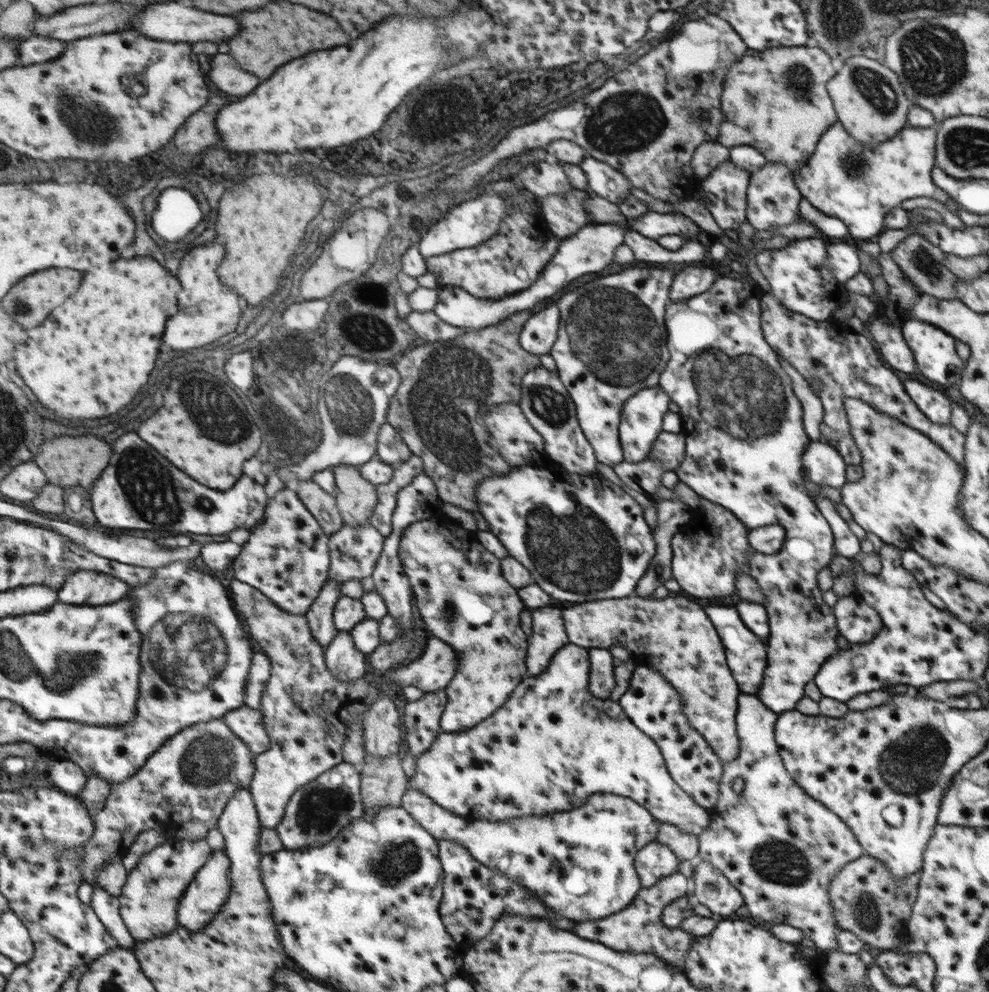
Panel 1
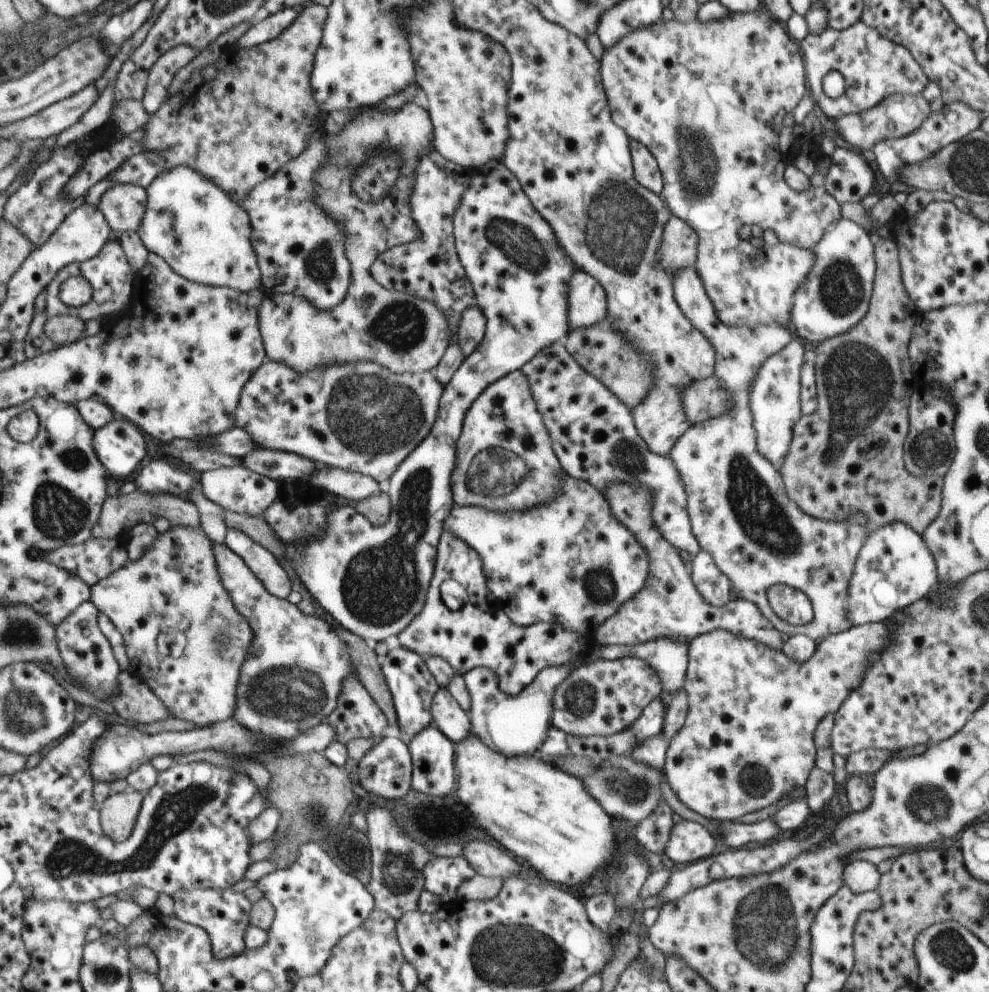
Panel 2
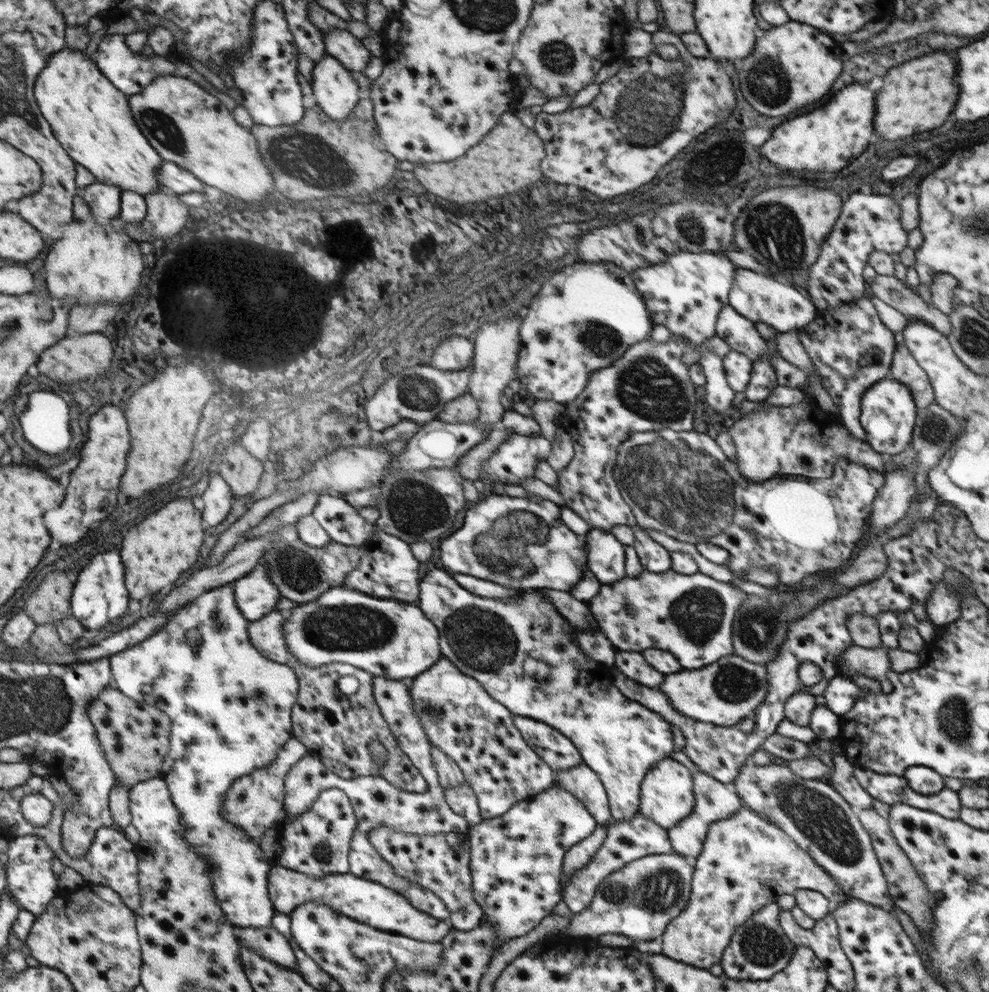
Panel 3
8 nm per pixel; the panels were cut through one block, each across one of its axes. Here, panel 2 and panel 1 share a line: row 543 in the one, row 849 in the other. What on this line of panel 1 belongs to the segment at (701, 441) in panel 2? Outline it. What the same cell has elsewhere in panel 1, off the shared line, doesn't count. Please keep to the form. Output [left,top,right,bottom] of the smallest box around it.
[697,693,865,952]

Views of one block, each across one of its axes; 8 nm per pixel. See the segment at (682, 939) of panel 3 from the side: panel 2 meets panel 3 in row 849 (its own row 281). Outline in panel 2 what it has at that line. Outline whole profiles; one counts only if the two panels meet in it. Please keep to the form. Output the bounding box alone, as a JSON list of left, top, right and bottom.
[600,10,841,328]

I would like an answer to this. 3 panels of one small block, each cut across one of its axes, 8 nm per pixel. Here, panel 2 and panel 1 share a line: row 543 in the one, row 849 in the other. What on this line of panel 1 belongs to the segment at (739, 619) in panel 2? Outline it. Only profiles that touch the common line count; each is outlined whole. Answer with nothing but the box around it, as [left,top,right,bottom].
[634,841,680,888]

